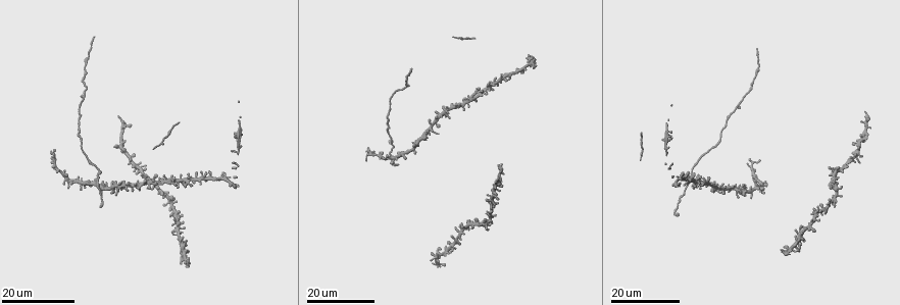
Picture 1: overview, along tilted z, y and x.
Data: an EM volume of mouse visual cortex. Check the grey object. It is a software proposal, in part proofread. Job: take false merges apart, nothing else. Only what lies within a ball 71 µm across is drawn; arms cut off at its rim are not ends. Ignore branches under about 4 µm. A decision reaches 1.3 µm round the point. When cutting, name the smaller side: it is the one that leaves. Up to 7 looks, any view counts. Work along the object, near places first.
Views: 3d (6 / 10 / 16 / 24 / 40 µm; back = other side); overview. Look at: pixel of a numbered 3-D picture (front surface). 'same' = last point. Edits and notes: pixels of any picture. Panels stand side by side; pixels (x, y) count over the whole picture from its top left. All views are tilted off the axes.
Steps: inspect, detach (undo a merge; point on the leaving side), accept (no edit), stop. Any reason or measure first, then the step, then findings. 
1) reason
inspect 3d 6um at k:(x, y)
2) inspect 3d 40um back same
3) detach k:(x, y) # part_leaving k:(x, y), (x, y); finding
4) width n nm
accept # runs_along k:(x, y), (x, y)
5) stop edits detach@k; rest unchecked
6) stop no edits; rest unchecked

four-way junction
inspect 3d 24um at 1:(752, 165)

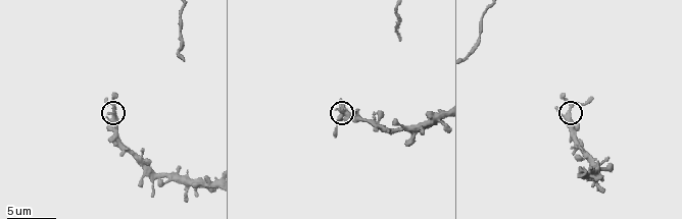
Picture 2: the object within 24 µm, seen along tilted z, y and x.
inspect 3d 10um at 2:(568, 115)

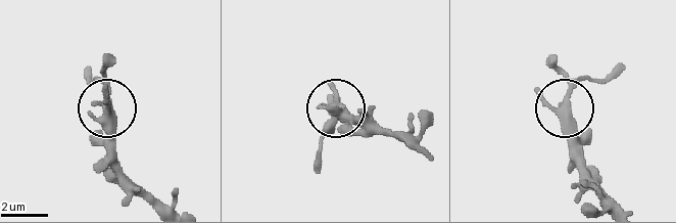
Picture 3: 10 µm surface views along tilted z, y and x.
width 310 nm
accept # all the same cell

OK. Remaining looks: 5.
looks like a crossing
inspect 3d 24um at 1:(129, 185)

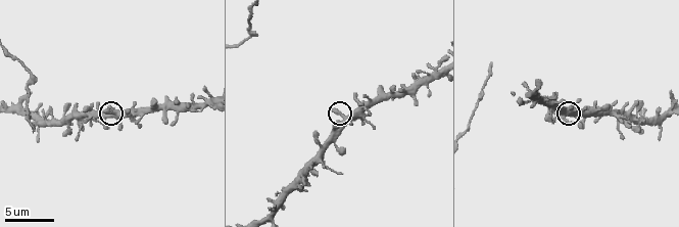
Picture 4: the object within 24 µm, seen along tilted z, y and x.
inspect 3d 6um at 4:(344, 116)

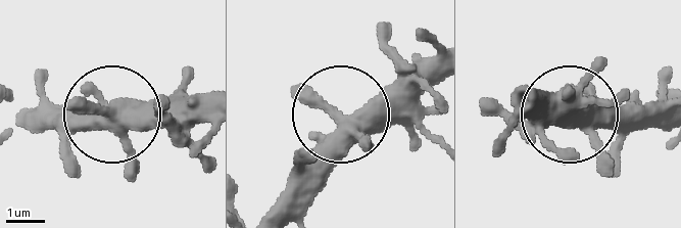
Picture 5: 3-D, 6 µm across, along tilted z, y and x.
accept # continuous, no second cell

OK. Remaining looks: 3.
inspect 3d 6um at 4:(482, 90)

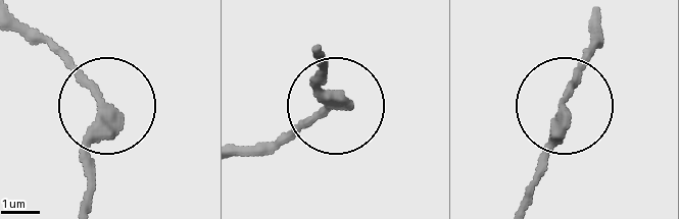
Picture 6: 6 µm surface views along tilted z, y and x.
accept # continuous, no second cell

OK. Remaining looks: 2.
stop no edits; rest unchecked

